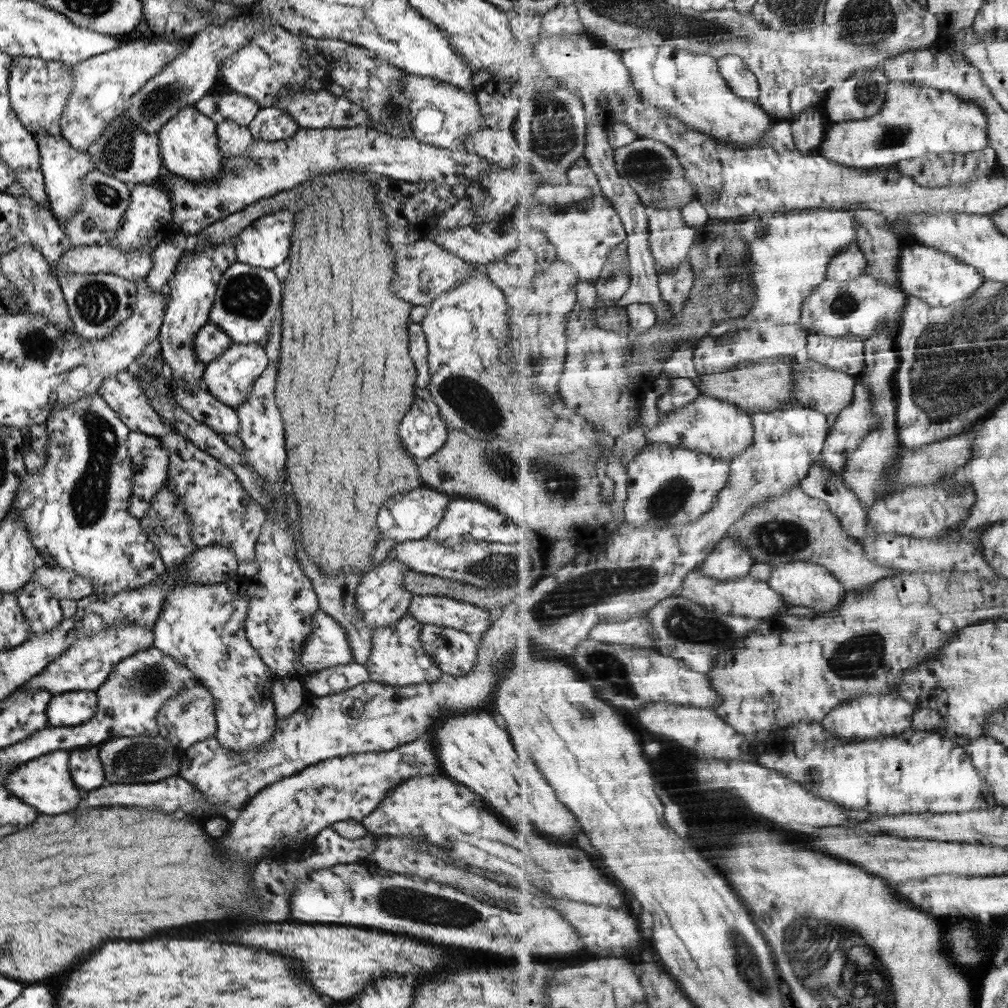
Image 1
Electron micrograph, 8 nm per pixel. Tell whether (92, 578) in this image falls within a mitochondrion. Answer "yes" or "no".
no

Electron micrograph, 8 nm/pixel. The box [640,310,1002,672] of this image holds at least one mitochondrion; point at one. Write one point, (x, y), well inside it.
(924, 396)

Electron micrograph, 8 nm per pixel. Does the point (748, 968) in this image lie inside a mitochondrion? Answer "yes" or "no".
yes

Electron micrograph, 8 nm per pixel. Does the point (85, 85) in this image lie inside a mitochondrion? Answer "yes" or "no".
no

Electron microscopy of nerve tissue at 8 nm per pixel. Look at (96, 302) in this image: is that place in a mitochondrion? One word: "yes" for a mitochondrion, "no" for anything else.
yes

